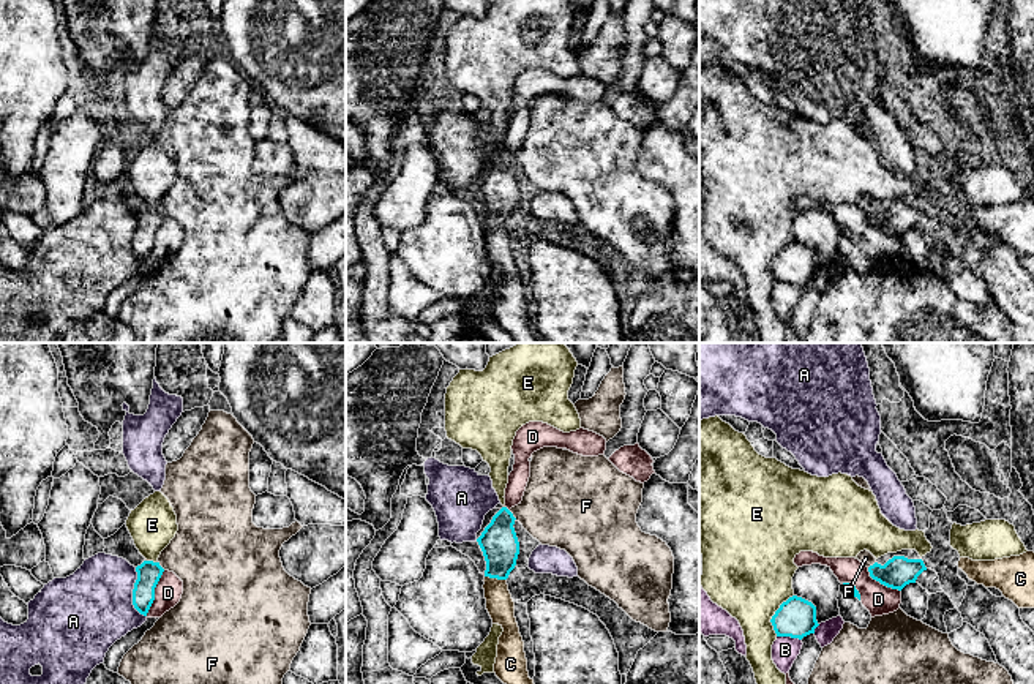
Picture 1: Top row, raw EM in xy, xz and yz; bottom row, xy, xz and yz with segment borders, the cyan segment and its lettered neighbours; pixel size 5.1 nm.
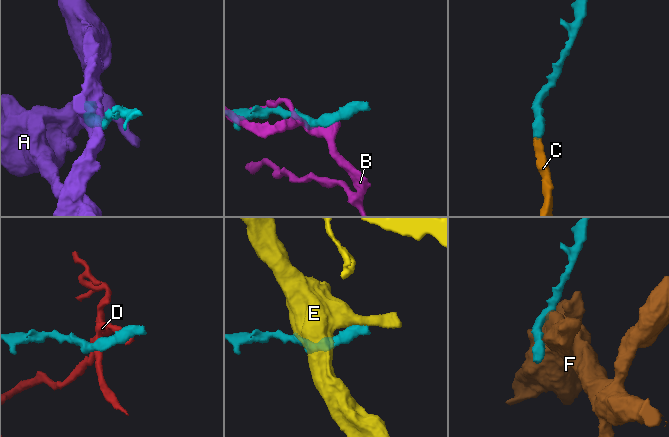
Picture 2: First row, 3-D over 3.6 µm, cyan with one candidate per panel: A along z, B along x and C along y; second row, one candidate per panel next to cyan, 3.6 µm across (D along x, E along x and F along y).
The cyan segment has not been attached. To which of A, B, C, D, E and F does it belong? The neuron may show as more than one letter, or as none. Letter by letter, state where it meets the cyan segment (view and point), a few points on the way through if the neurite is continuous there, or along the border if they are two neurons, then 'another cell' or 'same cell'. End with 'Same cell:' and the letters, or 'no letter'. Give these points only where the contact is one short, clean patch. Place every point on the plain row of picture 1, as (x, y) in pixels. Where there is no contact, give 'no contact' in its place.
A: contact xy (133, 239); border xy (134, 214), (133, 251), (146, 263); another cell
B: contact yz (790, 281); another cell
C: contact xz (496, 223); way xz (499, 190), (496, 223), (499, 250); same cell
D: contact xy (153, 239); another cell
E: contact yz (774, 261); another cell
F: contact xz (512, 161); border xz (509, 157), (516, 165); another cell
Same cell: C

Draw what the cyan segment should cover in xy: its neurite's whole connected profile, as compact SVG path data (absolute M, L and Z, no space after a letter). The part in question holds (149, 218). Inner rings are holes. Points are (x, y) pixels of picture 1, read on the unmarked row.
M144 207L136 213L137 226L133 235L133 251L134 254L147 262L153 246L155 246L155 234L164 218L159 209Z

